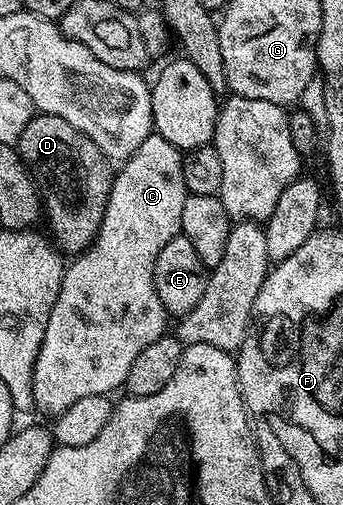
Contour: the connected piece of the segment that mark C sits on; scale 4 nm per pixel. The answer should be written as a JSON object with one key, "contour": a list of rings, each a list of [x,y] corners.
{"contour":[[[152,132],[141,143],[141,148],[137,148],[137,152],[133,152],[133,156],[129,156],[112,177],[111,191],[109,192],[109,200],[105,204],[105,216],[101,220],[101,228],[90,248],[83,251],[82,254],[74,255],[66,263],[61,280],[61,292],[57,296],[57,304],[53,304],[53,312],[49,312],[49,324],[45,324],[45,340],[41,340],[41,352],[37,352],[37,364],[33,364],[33,400],[35,401],[35,410],[38,413],[54,416],[65,412],[65,408],[69,408],[69,404],[82,400],[85,396],[110,395],[111,390],[117,388],[119,390],[124,385],[133,360],[149,344],[163,336],[168,329],[166,326],[169,315],[166,308],[161,304],[161,296],[157,296],[157,288],[155,287],[155,265],[161,248],[165,248],[165,244],[169,244],[169,240],[180,237],[181,234],[181,208],[185,205],[188,195],[183,179],[183,155],[184,151],[177,149],[173,144],[169,144],[169,140],[165,140],[165,136]]]}

